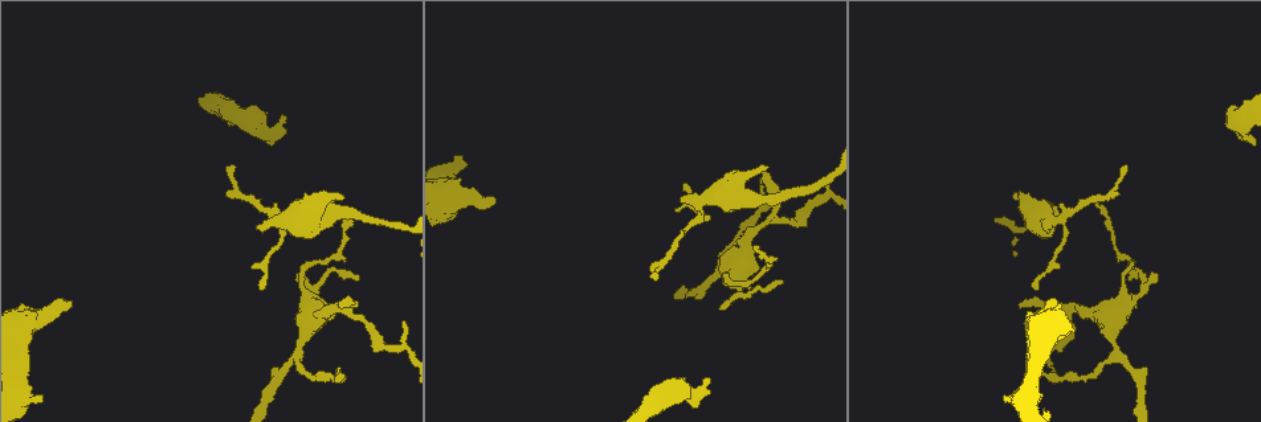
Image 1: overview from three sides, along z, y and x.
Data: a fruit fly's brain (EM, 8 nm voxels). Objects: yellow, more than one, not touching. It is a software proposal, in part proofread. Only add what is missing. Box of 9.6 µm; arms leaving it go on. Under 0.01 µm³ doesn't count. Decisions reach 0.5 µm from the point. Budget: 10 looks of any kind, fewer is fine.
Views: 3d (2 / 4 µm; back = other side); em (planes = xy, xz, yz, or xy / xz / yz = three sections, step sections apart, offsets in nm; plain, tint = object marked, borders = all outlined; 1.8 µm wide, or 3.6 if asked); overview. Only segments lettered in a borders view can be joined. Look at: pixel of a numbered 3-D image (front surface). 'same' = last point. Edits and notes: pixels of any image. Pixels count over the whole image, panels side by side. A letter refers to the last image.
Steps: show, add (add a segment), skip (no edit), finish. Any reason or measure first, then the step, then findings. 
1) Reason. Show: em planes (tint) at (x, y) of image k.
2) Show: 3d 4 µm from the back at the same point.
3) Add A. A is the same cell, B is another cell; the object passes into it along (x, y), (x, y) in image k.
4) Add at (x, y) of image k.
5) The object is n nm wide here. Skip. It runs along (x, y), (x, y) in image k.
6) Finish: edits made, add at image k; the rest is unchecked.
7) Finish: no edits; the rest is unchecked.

Branch stops here. Show: 3d 4 µm at (764, 173) of image 1.

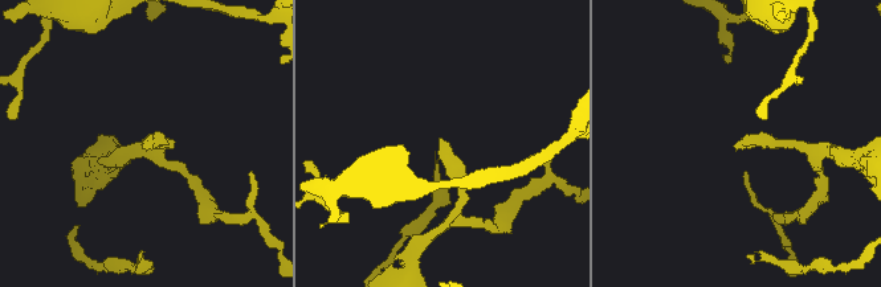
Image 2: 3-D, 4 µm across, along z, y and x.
Now the EM. Show: em planes (borders) at (440, 139) of image 2.

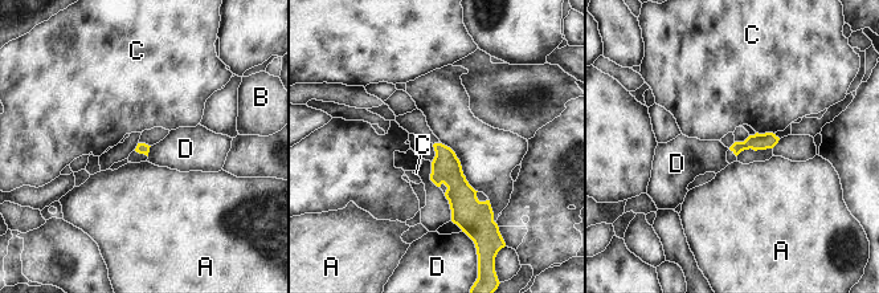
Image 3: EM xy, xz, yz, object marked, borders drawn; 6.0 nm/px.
The longest contact is with D, 380 nm. Skip. A, B, C and D are other cells; no lettered segment goes on from it.

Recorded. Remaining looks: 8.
Tapers out. Show: em yz step 16 (tint) at (778, 283) of image 1.

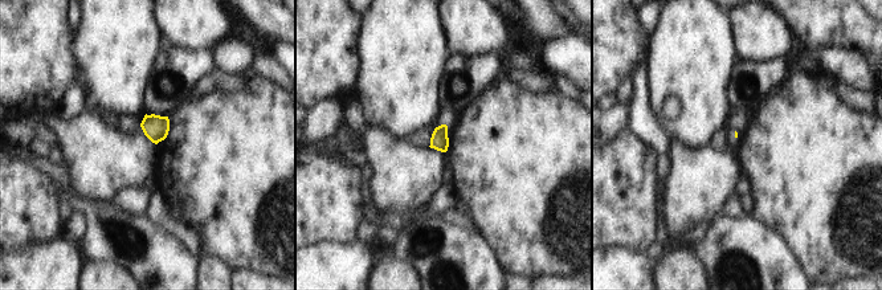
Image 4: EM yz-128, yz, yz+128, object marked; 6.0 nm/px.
Another direction. Show: em xz step 8 (borders) at the same point.

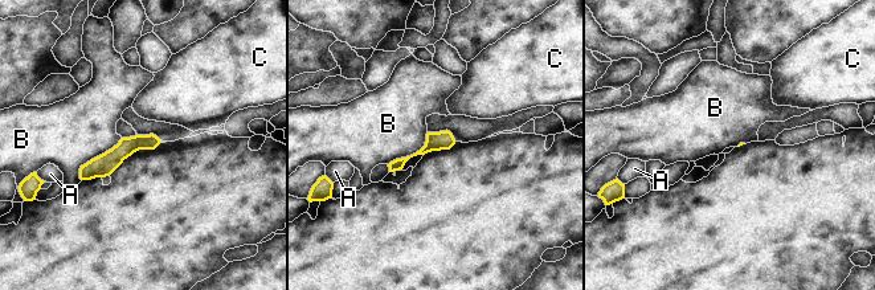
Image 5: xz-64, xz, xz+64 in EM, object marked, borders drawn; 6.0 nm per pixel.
Skip. A, B and C are other cells; it runs along (155, 141), (133, 143), (82, 175) in image 5; none of them fits.

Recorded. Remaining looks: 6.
Branch stops here. Show: 3d 4 µm at (710, 378) of image 1.

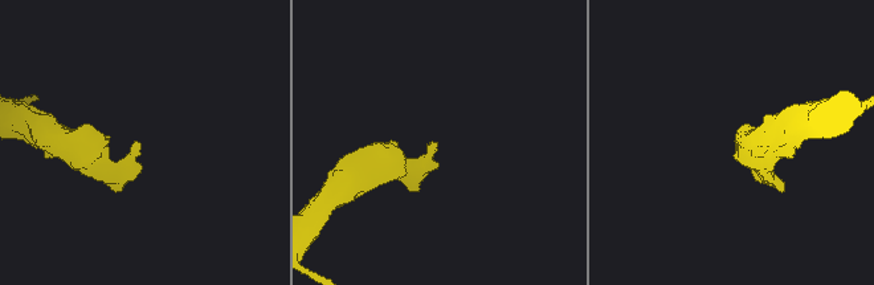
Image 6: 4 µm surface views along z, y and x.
Need the tissue. Show: em 3.6 µm planes (borders) at (434, 144) of image 6.

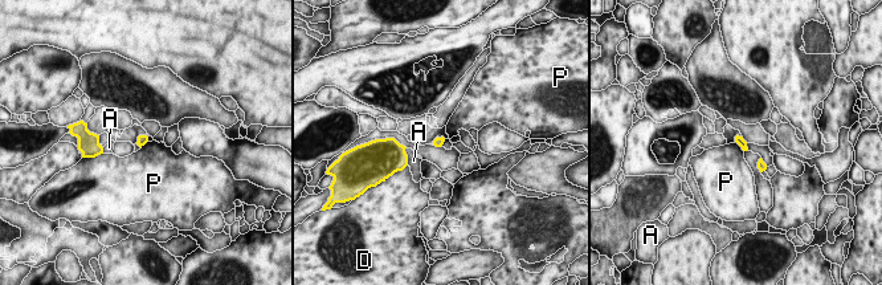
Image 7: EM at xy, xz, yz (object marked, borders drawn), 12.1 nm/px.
The longest contact is with A, 220 nm. Skip. A, D and P are other cells; a border runs along (147, 141), (141, 149) in image 7; none of them fits.

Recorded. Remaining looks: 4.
Thin end. Show: 3d 2 µm at (1122, 168) of image 1.

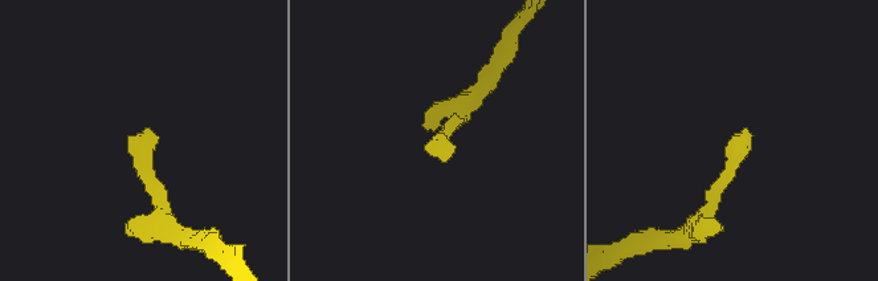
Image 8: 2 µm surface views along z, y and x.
Show: em planes (borders) at (735, 134) of image 8.

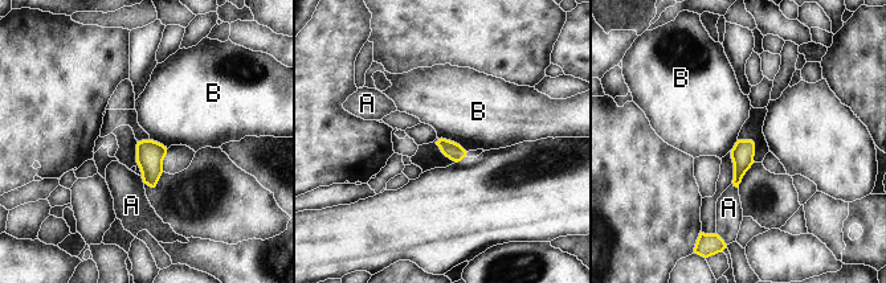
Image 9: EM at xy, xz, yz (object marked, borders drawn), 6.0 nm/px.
Skip. A and B are other cells; no lettered segment goes on from it.

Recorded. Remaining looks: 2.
Finish: no edits; the rest is unchecked.

